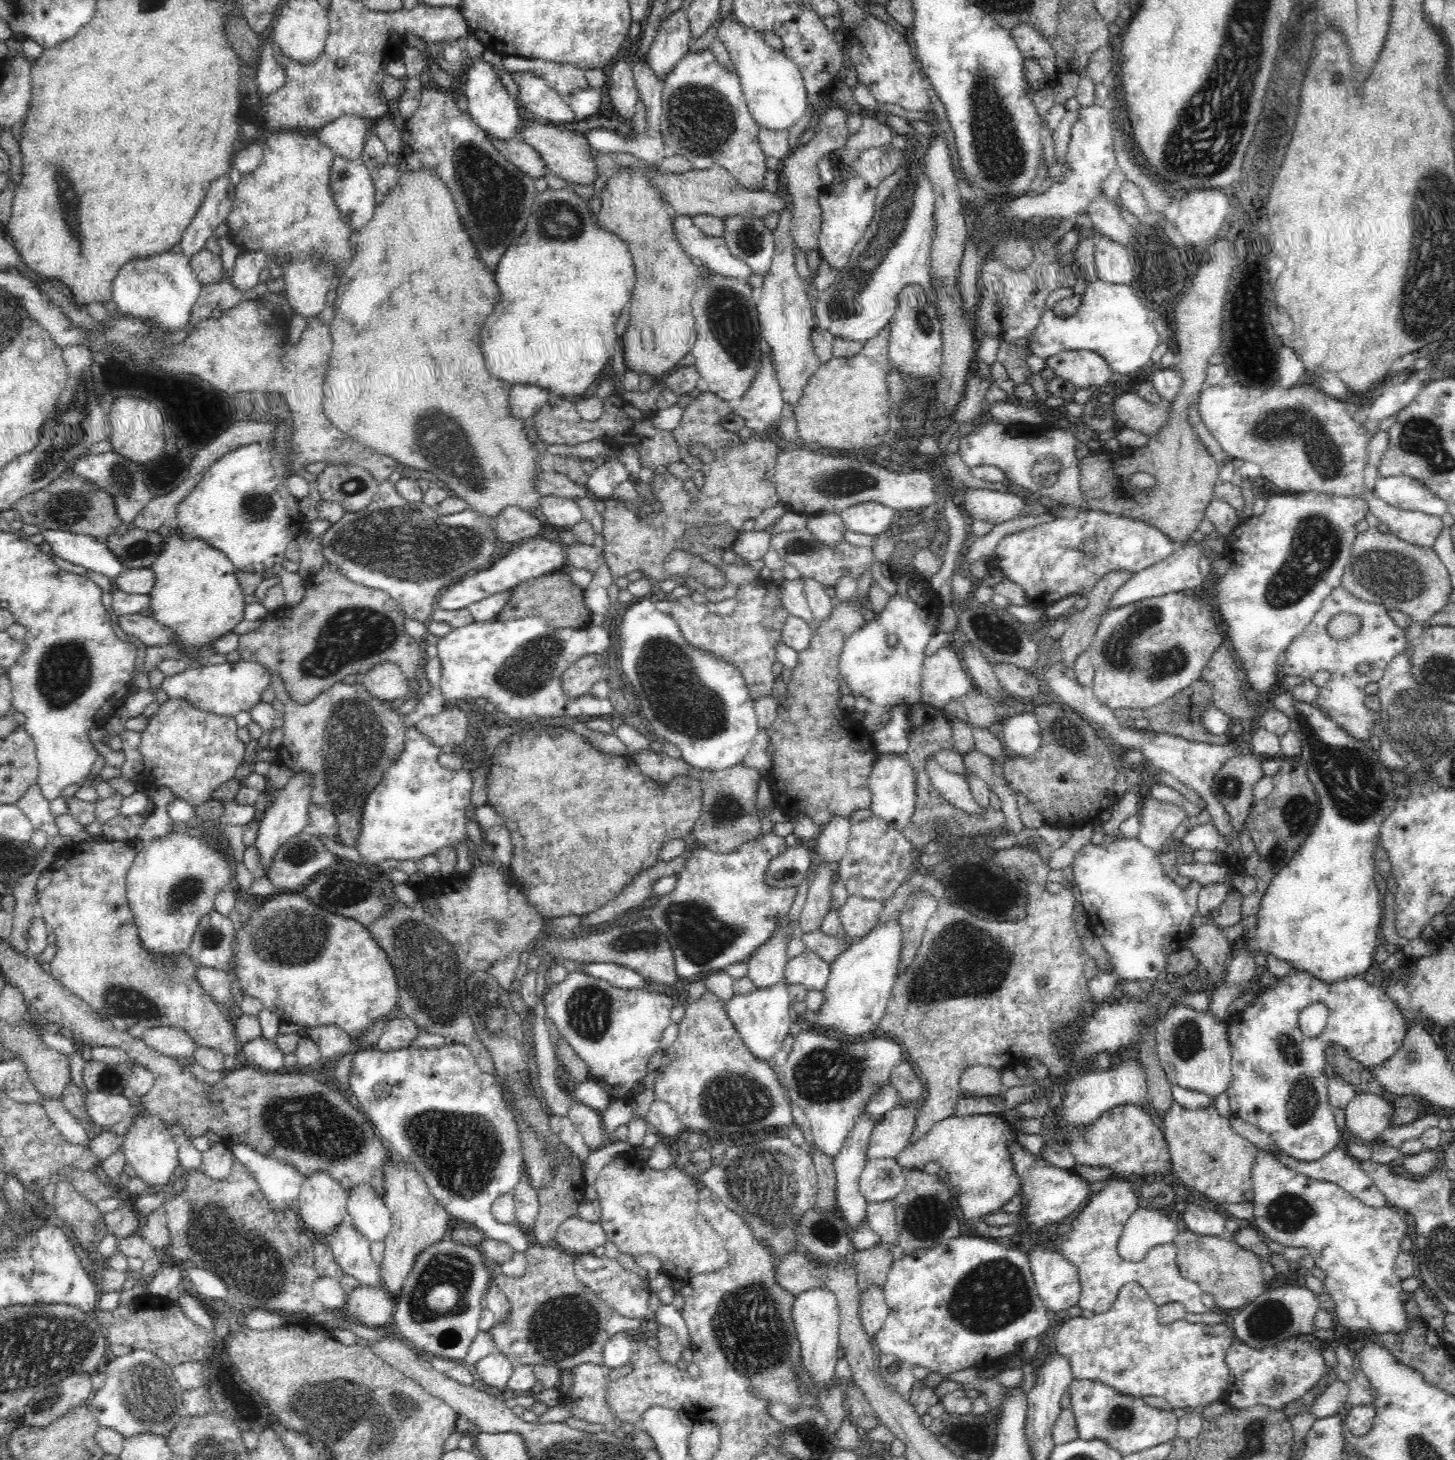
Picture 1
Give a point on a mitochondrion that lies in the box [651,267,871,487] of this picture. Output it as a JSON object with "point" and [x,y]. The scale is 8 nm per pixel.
{"point":[731,321]}

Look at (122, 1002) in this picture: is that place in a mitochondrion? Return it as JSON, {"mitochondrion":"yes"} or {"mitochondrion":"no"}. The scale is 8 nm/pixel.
{"mitochondrion":"yes"}

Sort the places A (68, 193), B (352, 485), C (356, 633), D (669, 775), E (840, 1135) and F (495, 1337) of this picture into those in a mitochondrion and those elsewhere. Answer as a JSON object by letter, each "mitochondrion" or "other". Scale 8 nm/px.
{"A":"mitochondrion","B":"mitochondrion","C":"mitochondrion","D":"other","E":"other","F":"other"}

